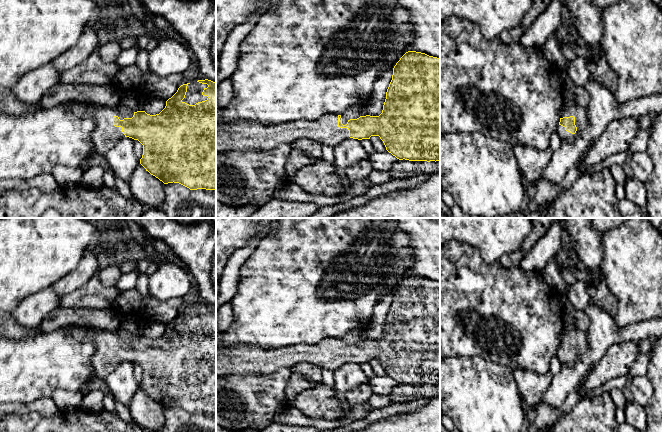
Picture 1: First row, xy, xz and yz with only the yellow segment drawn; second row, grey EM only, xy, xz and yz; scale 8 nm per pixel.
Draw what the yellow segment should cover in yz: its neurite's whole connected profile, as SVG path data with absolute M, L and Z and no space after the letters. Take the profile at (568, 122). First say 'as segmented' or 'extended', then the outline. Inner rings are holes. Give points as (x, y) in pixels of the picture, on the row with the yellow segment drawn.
extended; M578 104L565 107L557 126L557 133L561 141L566 142L578 135L587 126L587 123L586 108Z

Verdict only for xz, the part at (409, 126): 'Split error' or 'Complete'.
Split error

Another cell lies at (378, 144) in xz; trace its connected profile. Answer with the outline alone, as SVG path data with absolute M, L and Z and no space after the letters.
M371 136L370 140L376 152L383 152L386 150L384 143L379 136Z

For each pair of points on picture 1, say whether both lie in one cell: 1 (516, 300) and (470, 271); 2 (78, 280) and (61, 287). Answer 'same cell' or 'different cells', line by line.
1: same cell
2: same cell

